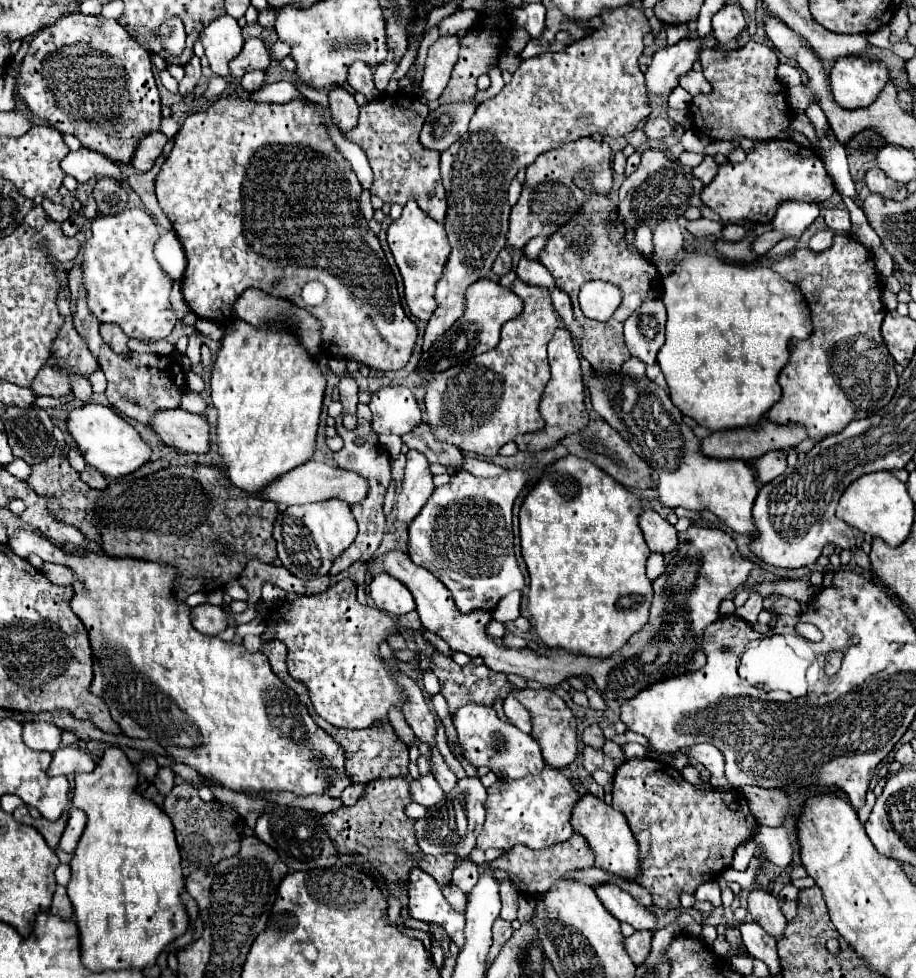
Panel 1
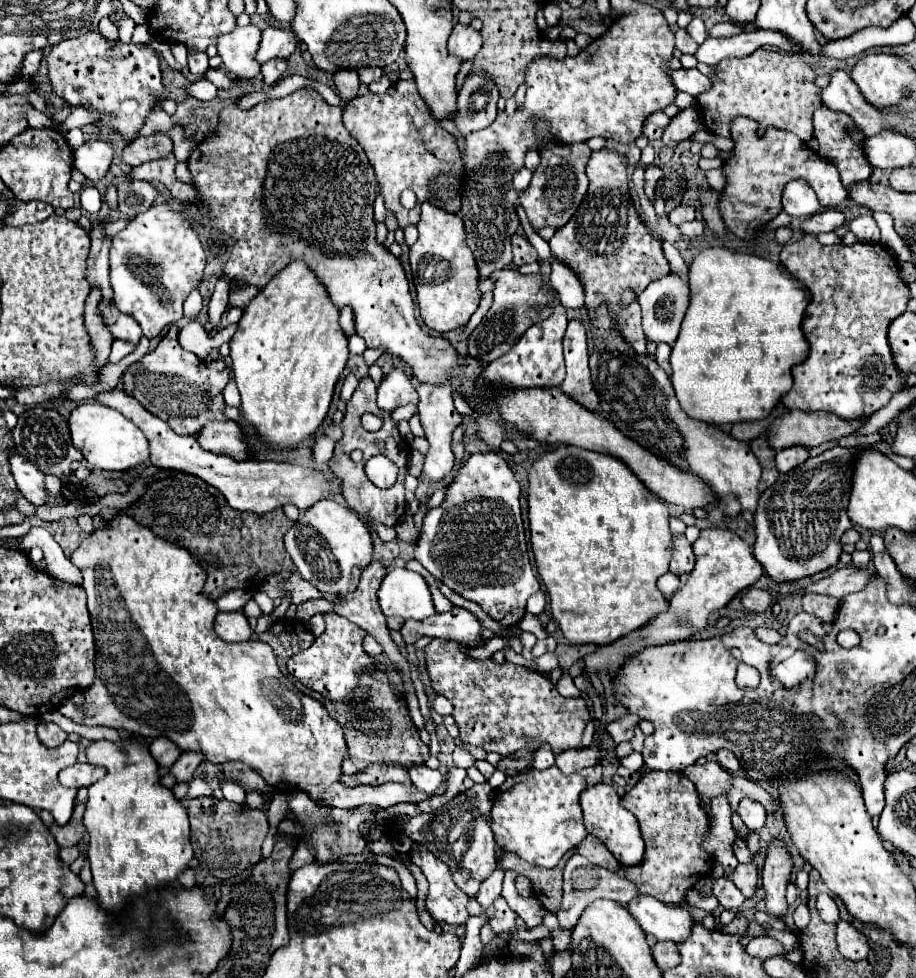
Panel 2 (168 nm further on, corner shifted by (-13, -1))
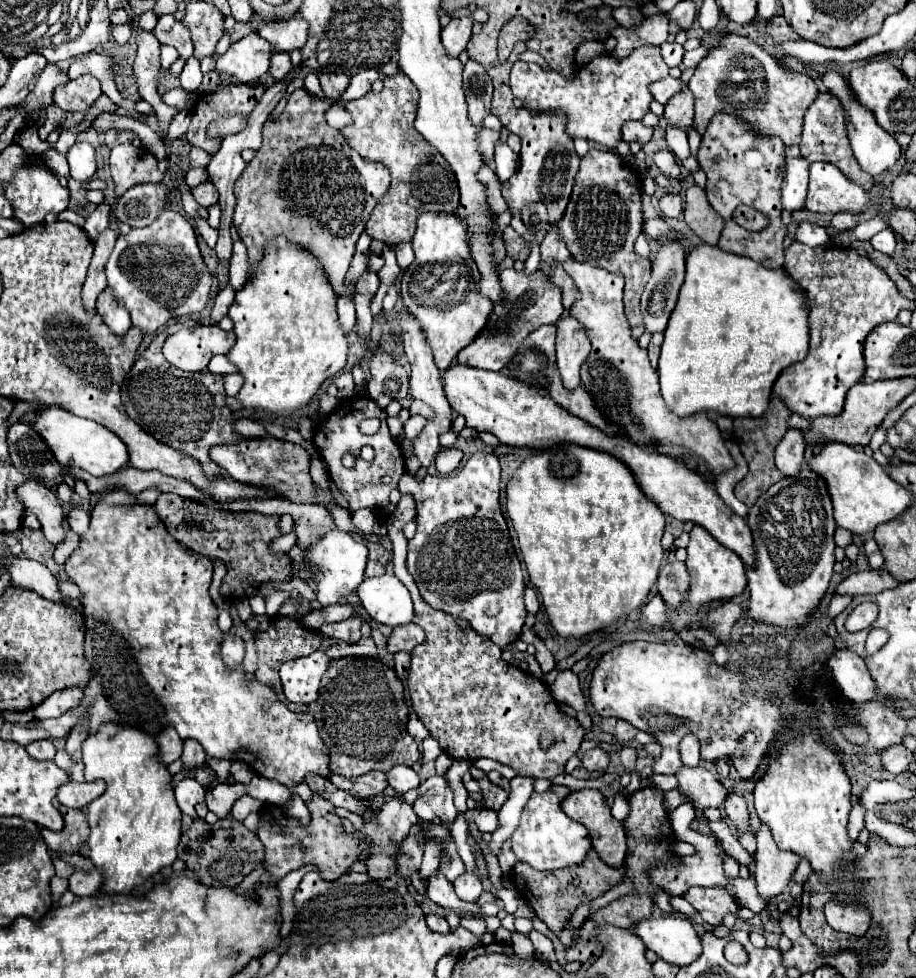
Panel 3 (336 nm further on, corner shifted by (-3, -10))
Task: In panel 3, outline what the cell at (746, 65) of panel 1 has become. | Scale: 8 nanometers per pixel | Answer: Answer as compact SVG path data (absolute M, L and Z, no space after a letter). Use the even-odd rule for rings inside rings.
M736 34L724 36L720 44L710 50L696 66L688 88L694 94L694 128L702 136L712 116L726 112L742 118L762 136L780 138L786 146L800 144L804 112L818 96L818 86L812 78L782 66L762 46Z

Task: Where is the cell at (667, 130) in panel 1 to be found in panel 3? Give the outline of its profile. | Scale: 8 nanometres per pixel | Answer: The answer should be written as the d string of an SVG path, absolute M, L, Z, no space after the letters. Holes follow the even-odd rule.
M626 122L626 126L622 128L622 140L624 142L638 142L638 144L646 144L646 142L650 142L650 138L652 138L652 132L654 132L654 128L648 128L648 126L644 126L642 122Z

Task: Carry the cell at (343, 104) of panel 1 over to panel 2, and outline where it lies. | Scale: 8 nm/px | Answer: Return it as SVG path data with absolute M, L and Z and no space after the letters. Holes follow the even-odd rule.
M346 69L346 71L336 71L332 75L332 81L342 97L342 105L346 105L348 101L352 101L352 97L358 95L358 87L360 87L360 81L358 81L358 73L354 69Z

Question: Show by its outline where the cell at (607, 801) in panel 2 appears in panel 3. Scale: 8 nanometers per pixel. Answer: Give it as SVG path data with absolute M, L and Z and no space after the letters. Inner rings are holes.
M578 790L578 792L572 792L568 798L562 800L562 810L572 820L576 820L576 822L580 822L580 824L584 824L588 828L590 840L592 840L592 848L598 852L602 862L606 862L610 866L624 866L624 858L626 858L624 828L610 814L610 804L606 802L606 798L602 796L600 790Z

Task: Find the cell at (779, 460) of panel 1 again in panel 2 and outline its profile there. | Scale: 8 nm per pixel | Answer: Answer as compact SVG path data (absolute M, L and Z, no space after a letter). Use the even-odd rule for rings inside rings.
M796 445L796 447L790 447L790 449L780 449L776 453L776 465L778 465L778 471L780 473L788 473L790 469L798 467L800 463L804 463L806 459L810 457L808 449Z

